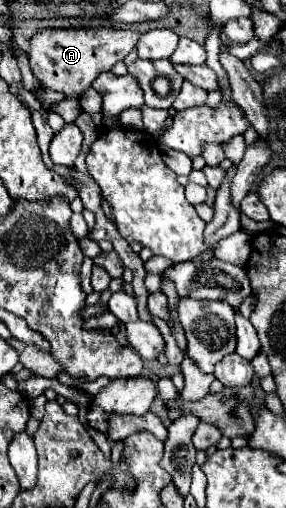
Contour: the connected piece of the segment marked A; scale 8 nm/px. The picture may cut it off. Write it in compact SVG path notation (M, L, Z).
M44 29L30 41L30 67L44 89L60 91L66 97L80 97L92 85L94 77L110 71L132 49L136 49L140 33L128 29Z

